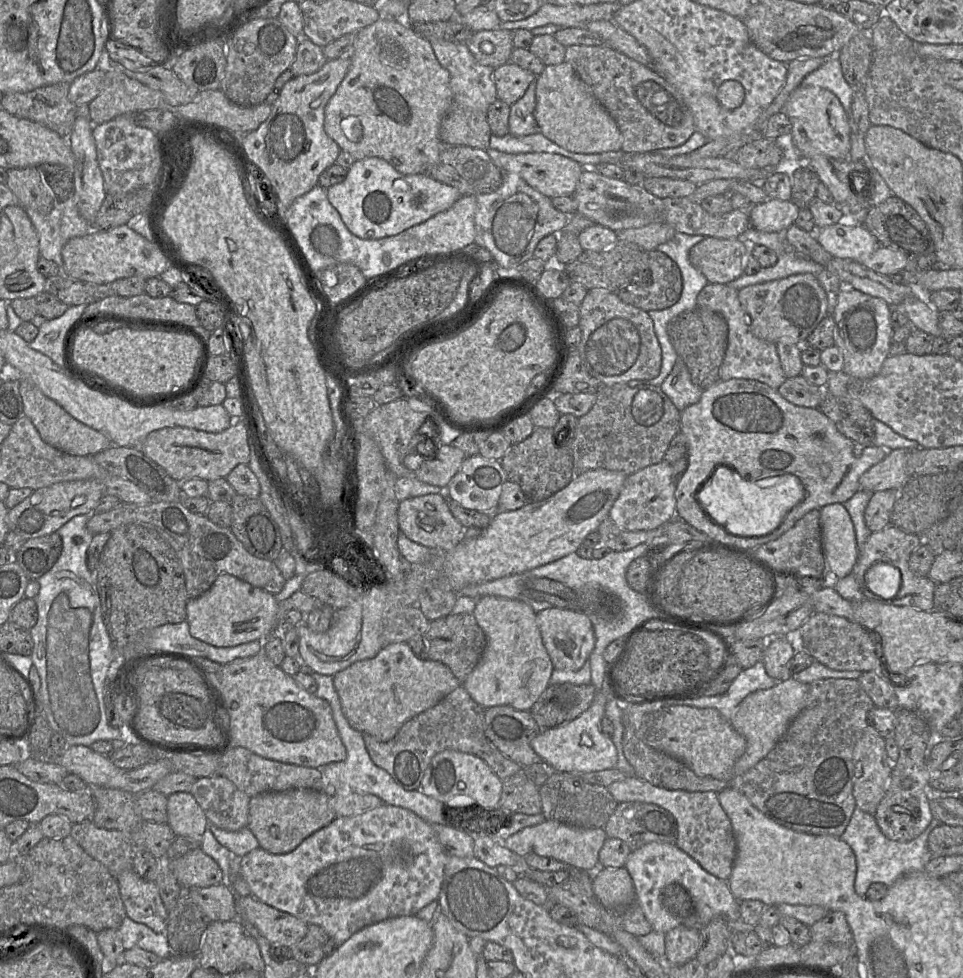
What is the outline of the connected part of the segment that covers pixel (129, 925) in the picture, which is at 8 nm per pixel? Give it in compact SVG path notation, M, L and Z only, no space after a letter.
M128 916L123 919L118 931L125 950L138 947L155 953L162 960L172 956L165 934L156 933L148 926L135 922Z

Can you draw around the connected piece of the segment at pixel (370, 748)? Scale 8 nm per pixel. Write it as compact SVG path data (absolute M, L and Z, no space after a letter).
M460 685L432 708L403 724L389 741L380 741L362 733L367 752L375 765L384 769L405 790L420 790L425 771L432 758L445 750L469 753L481 758L504 780L523 767L500 752L484 732L484 708L478 705L463 685Z

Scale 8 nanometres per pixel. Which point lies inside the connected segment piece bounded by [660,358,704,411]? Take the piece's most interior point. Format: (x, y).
(678, 386)

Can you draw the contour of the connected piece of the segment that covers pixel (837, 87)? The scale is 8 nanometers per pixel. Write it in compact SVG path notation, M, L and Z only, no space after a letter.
M830 56L815 71L808 74L802 81L801 87L816 86L827 89L834 93L842 103L851 126L851 103L854 95L854 90L847 83L843 76L841 64L837 56Z

